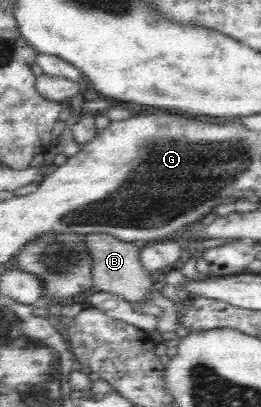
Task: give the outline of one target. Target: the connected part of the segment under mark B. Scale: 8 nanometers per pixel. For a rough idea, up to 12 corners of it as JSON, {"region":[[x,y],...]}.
{"region":[[110,233],[85,235],[92,291],[132,304],[155,290],[140,249]]}

